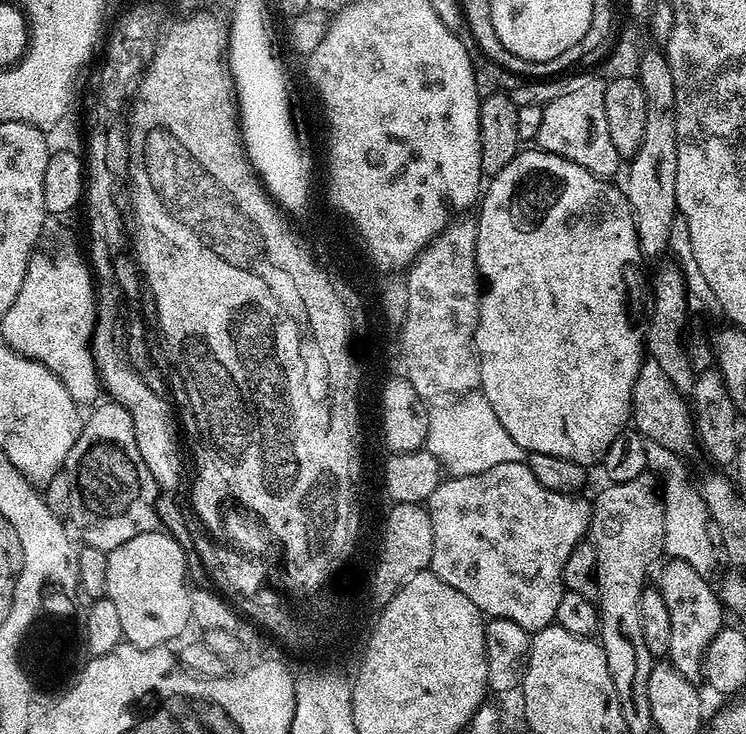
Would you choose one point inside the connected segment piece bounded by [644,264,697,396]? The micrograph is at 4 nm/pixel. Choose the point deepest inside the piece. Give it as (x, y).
(664, 340)

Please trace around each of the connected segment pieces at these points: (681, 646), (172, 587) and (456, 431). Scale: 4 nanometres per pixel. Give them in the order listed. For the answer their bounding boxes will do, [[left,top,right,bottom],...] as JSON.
[[658,559,726,682],[107,530,194,648],[424,393,525,477]]

